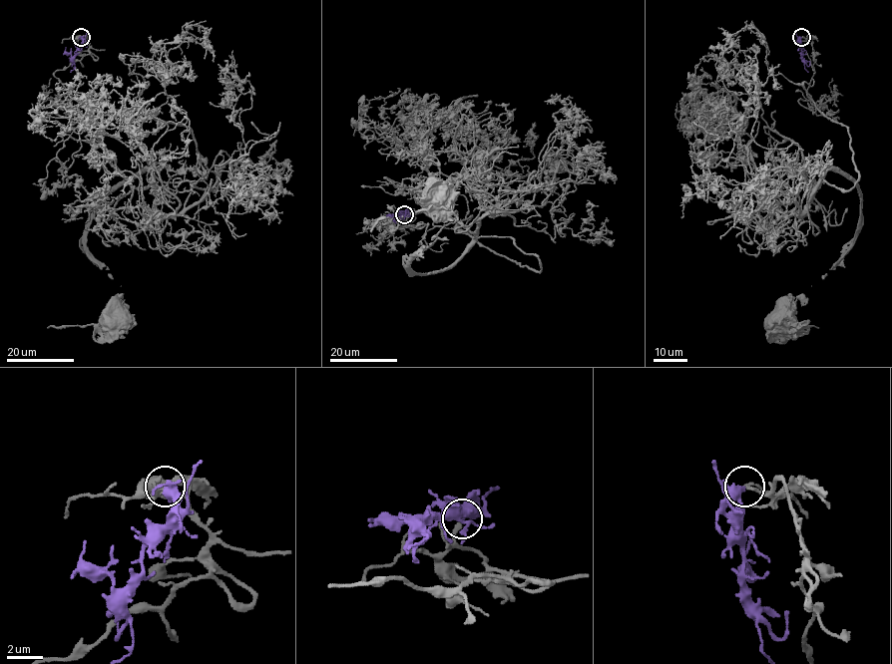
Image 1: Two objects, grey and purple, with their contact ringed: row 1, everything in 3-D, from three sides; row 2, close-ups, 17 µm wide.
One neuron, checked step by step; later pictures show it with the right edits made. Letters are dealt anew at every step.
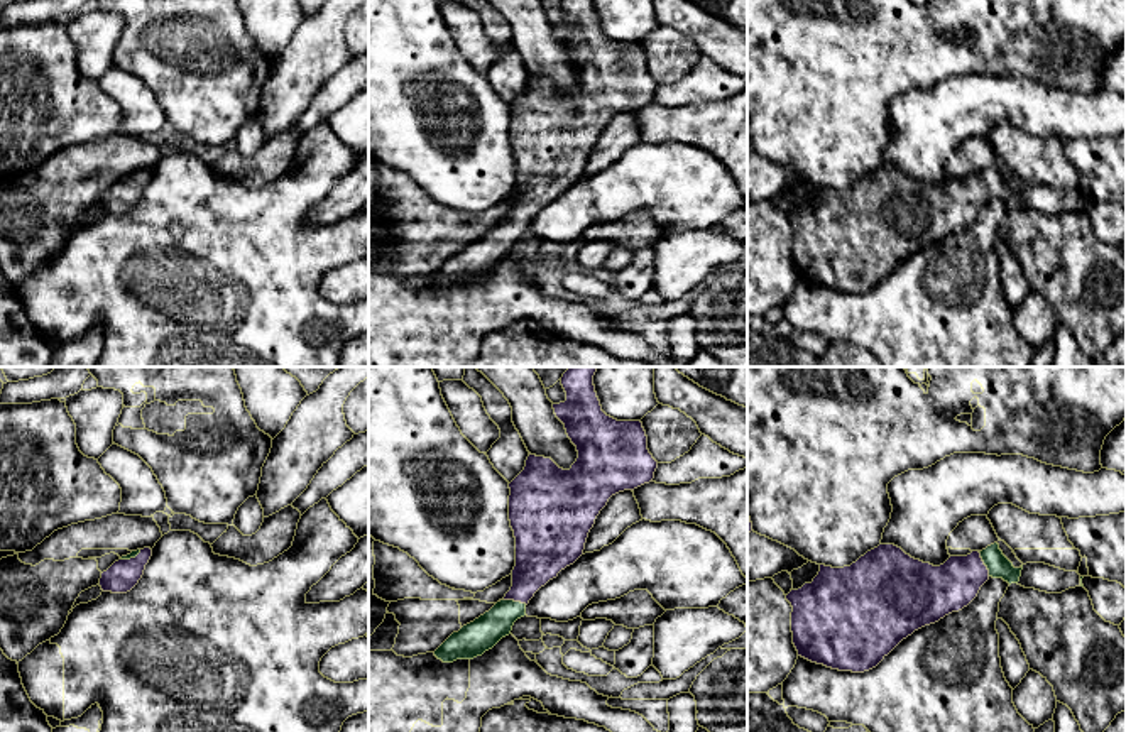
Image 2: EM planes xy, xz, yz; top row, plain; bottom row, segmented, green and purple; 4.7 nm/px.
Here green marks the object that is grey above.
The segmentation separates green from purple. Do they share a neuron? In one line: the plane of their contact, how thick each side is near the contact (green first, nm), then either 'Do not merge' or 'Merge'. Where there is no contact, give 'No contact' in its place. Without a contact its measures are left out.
Touches green in yz. Thickness 110 nm (green) against 240 nm. Merge

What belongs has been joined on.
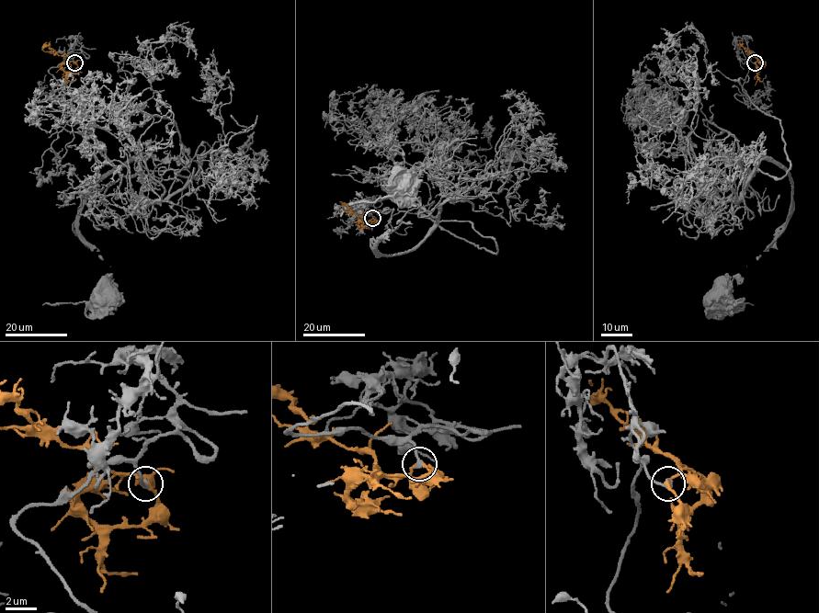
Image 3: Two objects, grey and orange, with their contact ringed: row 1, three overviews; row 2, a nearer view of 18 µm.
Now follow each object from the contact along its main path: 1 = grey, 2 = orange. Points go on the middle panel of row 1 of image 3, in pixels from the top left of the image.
1: (372, 219), (346, 211), (396, 198), (496, 253), (469, 221), (441, 221), (382, 255), (407, 210), (396, 182)
2: (372, 219), (366, 221), (339, 201)

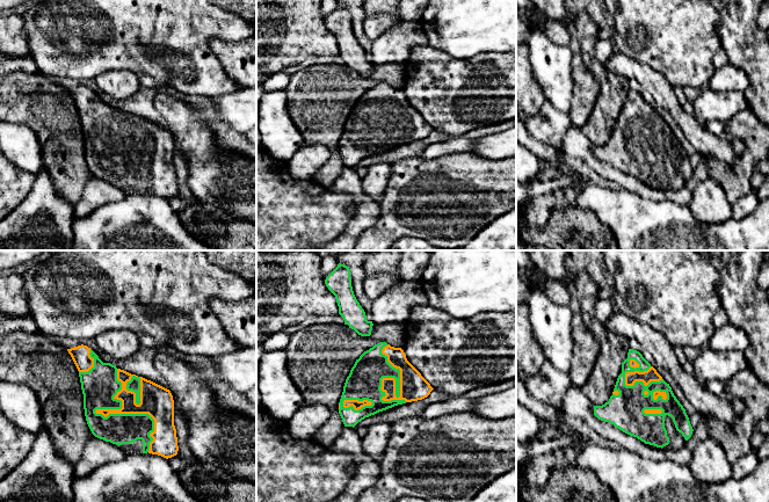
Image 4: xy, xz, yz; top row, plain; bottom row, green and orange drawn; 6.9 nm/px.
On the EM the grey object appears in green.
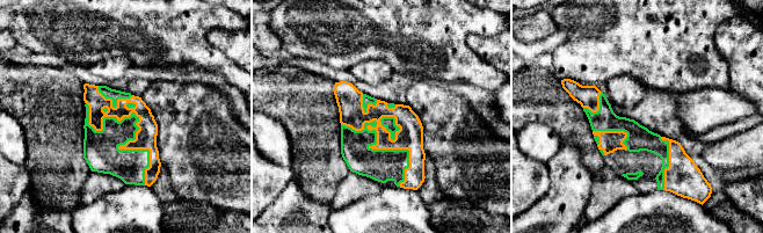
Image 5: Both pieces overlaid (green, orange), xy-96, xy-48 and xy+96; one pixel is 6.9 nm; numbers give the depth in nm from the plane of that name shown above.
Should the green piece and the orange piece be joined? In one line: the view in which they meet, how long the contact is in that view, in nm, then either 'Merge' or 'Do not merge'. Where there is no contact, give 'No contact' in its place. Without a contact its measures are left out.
Touches green in xy. Shared border 600 nm. Merge

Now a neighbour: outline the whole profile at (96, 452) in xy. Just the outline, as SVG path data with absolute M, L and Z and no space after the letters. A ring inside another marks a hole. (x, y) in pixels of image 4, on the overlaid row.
M93 436L84 445L81 458L74 465L75 476L85 476L102 465L122 460L125 456L118 445Z

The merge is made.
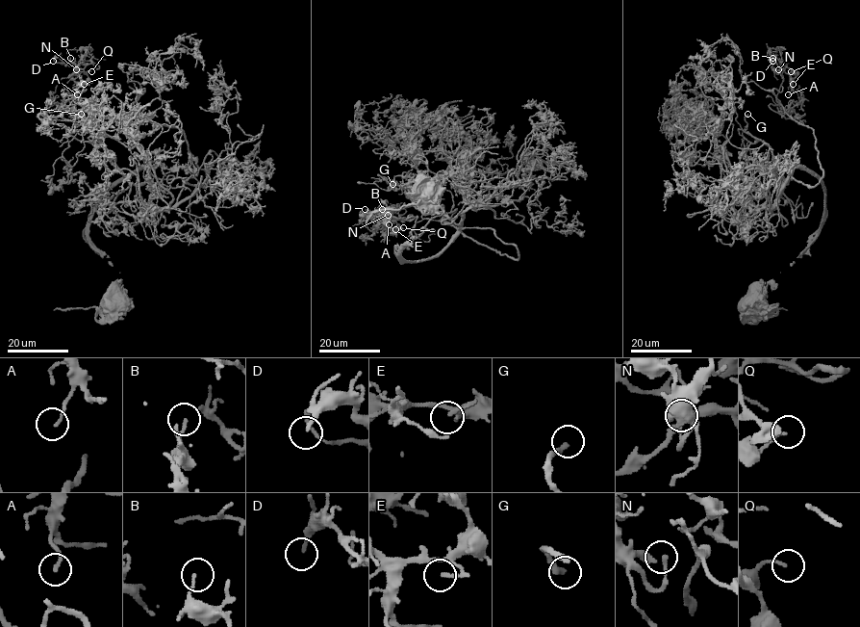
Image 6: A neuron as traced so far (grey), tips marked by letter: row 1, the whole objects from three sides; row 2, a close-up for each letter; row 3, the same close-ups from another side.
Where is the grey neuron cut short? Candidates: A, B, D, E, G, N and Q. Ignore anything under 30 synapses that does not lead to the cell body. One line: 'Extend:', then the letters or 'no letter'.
Extend: G

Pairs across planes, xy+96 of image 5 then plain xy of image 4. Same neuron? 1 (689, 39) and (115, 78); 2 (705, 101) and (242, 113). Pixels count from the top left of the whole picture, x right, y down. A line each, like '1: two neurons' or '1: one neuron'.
1: two neurons
2: one neuron

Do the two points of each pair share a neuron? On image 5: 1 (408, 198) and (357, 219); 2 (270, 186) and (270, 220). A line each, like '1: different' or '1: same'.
1: same
2: different

